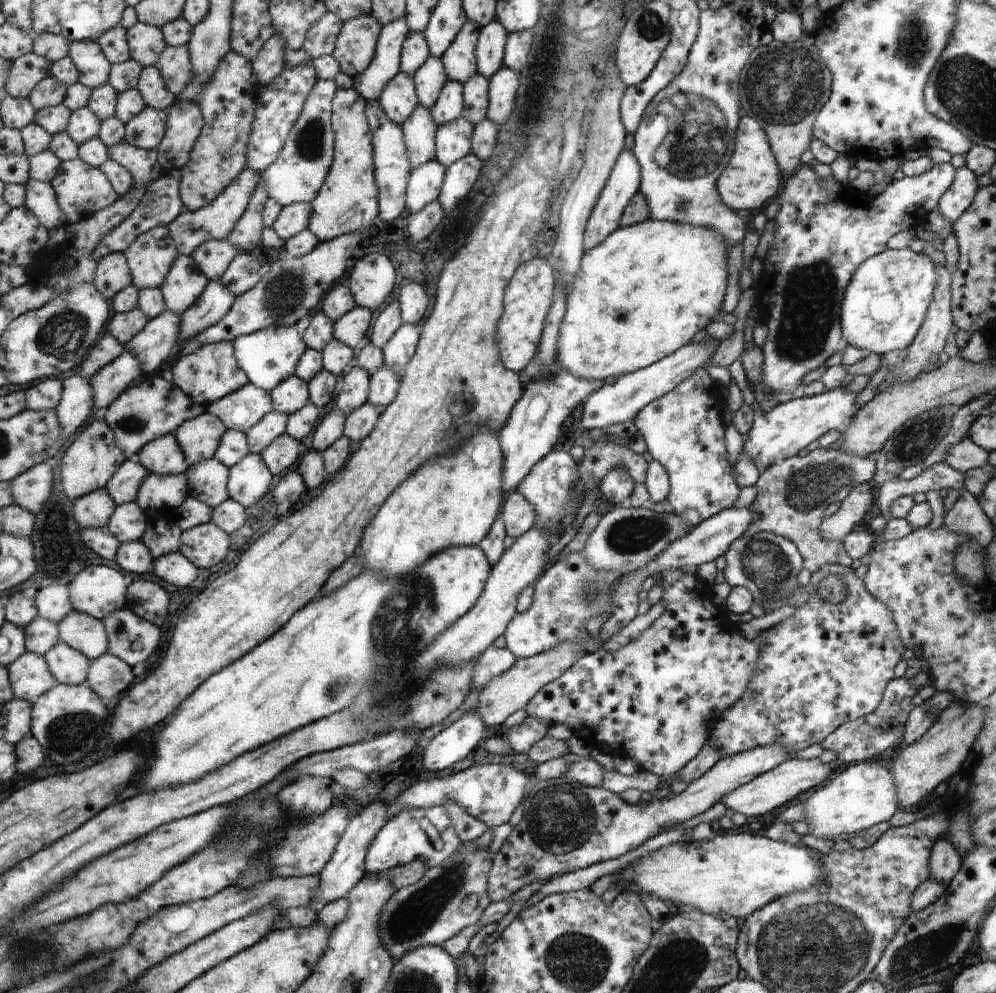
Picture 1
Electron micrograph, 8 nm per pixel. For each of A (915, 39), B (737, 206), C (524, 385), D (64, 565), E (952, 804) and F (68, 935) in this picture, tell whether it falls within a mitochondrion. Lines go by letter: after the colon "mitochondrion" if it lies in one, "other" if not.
A: mitochondrion
B: other
C: other
D: mitochondrion
E: other
F: mitochondrion

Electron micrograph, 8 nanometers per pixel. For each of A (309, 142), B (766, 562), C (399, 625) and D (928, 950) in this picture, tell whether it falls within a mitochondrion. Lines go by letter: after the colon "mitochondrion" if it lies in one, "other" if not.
A: mitochondrion
B: mitochondrion
C: mitochondrion
D: mitochondrion

